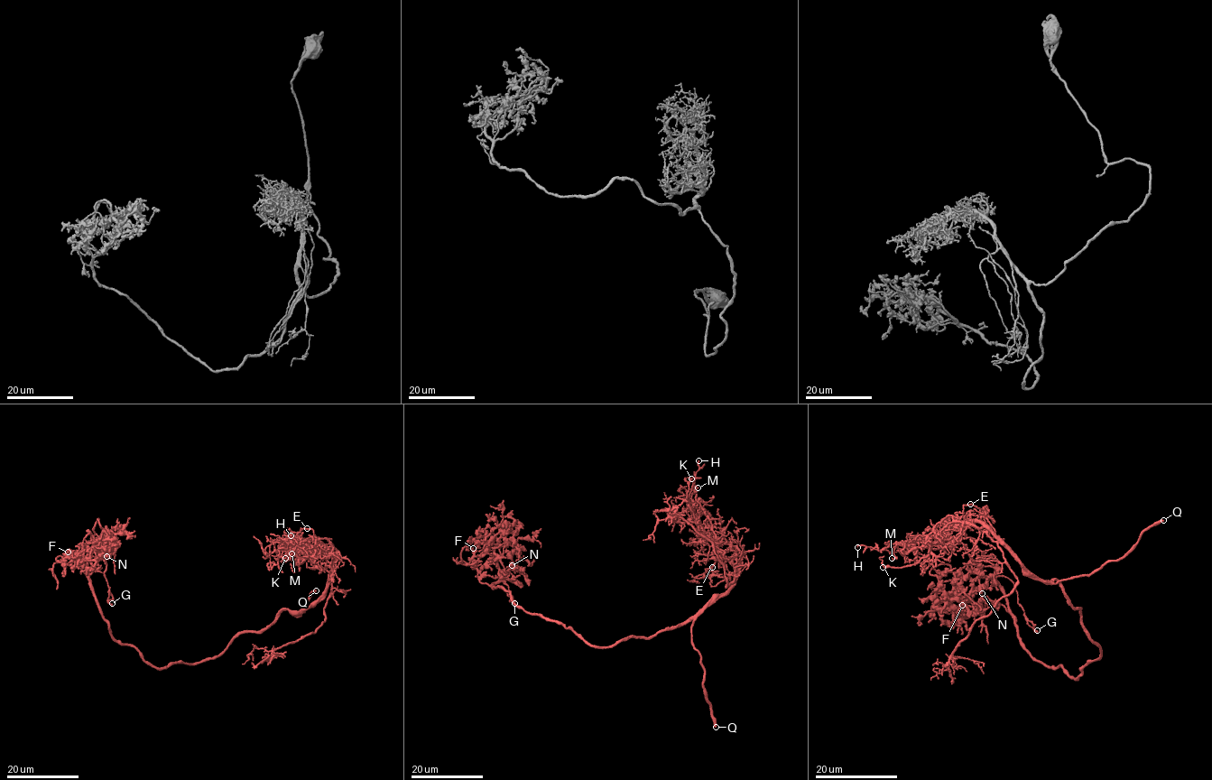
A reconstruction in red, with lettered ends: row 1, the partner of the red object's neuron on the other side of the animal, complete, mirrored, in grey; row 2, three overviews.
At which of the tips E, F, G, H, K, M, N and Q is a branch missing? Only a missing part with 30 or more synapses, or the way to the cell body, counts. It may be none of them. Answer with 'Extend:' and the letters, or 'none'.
Extend: K, Q

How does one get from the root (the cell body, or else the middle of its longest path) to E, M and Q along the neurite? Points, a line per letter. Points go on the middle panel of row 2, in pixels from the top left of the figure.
E: (619, 641), (633, 636), (654, 636), (689, 622), (726, 591), (735, 577), (735, 568), (723, 556), (712, 567)
M: (619, 641), (654, 636), (689, 622), (733, 581), (735, 566), (696, 521), (691, 496), (698, 487)
Q: (619, 641), (633, 636), (654, 636), (694, 619), (692, 643), (704, 667), (703, 688), (716, 727)

